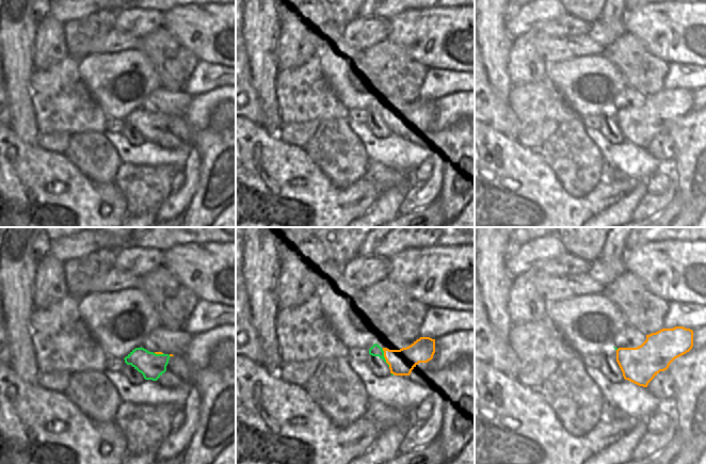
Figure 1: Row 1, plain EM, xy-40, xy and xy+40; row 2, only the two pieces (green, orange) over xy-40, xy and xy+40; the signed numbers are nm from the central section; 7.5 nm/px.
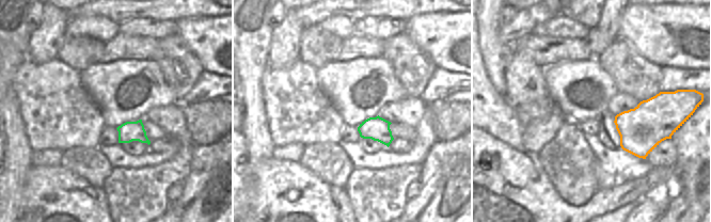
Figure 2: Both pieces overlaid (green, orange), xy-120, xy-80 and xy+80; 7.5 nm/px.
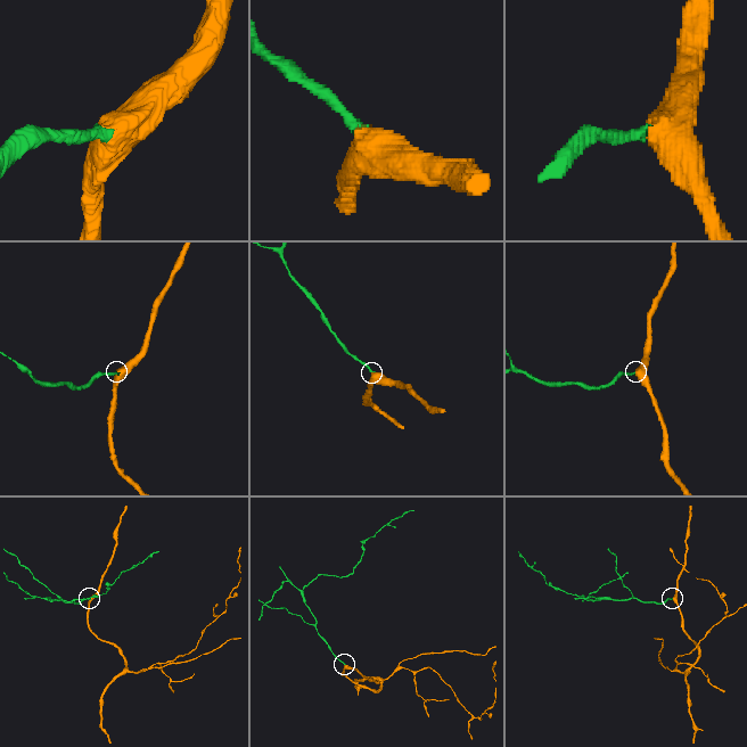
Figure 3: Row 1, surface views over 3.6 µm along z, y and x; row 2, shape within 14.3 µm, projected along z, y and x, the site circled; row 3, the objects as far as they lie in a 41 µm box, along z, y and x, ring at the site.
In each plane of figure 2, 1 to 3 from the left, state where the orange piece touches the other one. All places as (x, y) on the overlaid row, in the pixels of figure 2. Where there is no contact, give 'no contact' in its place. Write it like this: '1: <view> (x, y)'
1: no contact
2: no contact
3: no contact

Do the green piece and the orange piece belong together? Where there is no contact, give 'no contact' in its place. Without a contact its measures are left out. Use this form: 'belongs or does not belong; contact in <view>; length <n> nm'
belongs; contact in xy; length 150 nm

